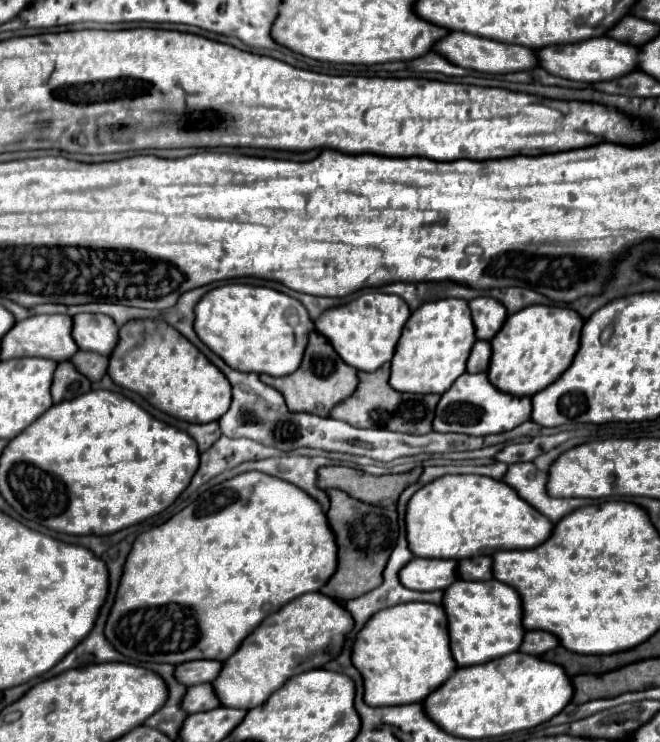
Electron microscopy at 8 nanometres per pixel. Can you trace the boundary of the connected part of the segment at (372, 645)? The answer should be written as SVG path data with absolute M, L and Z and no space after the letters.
M406 603L394 609L382 609L382 613L372 617L370 625L358 633L352 663L364 677L364 701L368 705L424 701L458 669L450 651L446 611L434 603Z

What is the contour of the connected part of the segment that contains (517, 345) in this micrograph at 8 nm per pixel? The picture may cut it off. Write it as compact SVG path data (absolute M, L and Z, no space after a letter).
M530 305L506 319L502 329L490 341L492 357L488 367L490 383L502 393L514 397L532 397L556 381L570 367L582 331L584 319L568 307Z

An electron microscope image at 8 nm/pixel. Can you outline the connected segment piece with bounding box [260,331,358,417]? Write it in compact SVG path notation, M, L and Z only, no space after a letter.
M312 331L308 337L308 345L306 345L302 363L294 373L284 375L284 377L270 377L270 375L262 373L260 381L278 389L284 395L290 411L306 411L306 413L312 413L318 417L322 417L322 415L328 417L328 411L332 409L332 405L346 399L356 389L358 377L356 377L356 369L346 365L338 357L338 353L330 347L326 337Z

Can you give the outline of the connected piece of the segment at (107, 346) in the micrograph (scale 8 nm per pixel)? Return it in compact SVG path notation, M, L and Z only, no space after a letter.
M74 315L74 341L82 351L110 355L118 343L118 327L108 315Z

